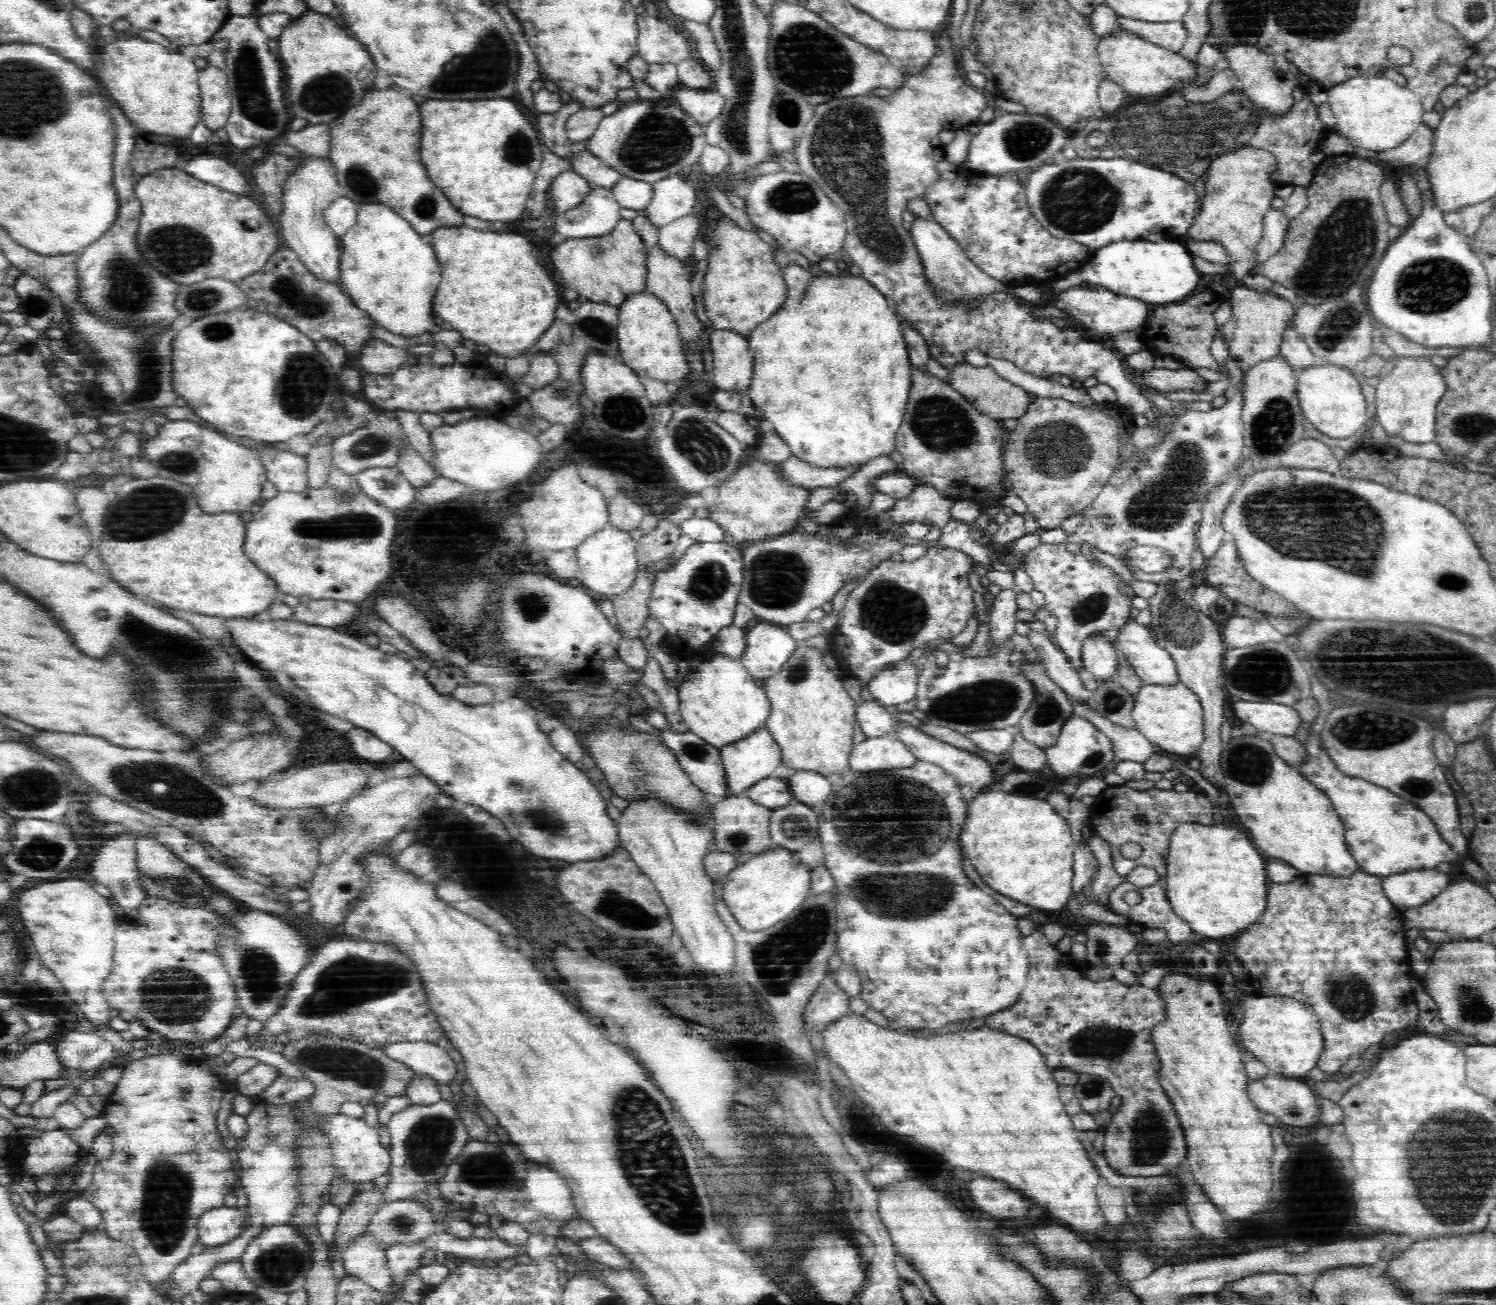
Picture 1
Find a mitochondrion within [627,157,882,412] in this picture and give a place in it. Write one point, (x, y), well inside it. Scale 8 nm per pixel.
(792, 197)

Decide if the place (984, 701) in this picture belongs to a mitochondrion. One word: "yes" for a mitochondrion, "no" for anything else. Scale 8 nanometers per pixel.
yes

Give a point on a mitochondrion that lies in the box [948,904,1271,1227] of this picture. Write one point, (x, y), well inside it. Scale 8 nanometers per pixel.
(1152, 1139)

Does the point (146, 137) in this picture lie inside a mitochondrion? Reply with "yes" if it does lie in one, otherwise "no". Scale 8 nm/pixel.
no

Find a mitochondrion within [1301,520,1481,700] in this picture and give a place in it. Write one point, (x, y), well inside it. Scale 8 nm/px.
(1450, 581)

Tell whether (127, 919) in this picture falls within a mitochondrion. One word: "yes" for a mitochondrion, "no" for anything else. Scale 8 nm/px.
no

